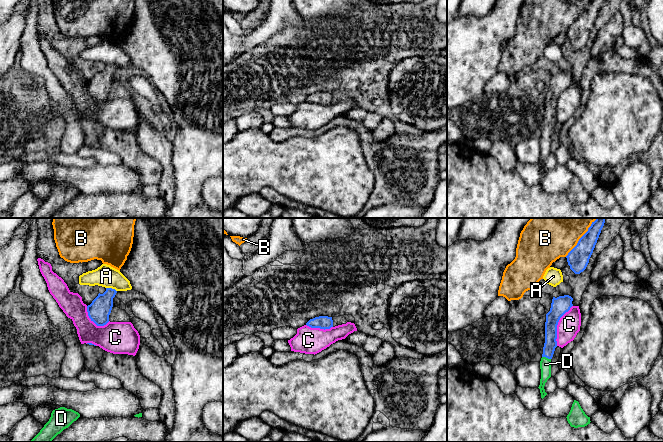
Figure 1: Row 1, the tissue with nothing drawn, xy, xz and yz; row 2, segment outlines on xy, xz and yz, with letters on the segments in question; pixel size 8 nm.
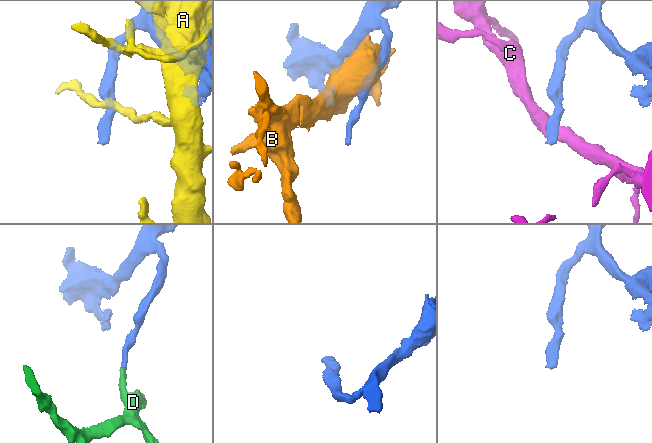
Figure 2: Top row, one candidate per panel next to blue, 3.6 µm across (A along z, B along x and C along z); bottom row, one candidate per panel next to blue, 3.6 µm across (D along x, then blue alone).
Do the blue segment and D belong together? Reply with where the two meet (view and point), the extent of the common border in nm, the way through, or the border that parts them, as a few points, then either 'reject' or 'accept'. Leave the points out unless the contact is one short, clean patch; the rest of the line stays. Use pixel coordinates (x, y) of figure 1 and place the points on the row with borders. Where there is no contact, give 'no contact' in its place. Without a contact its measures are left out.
yz (546, 357) | 80 nm | across yz (550, 344), (546, 357), (545, 364) | accept

